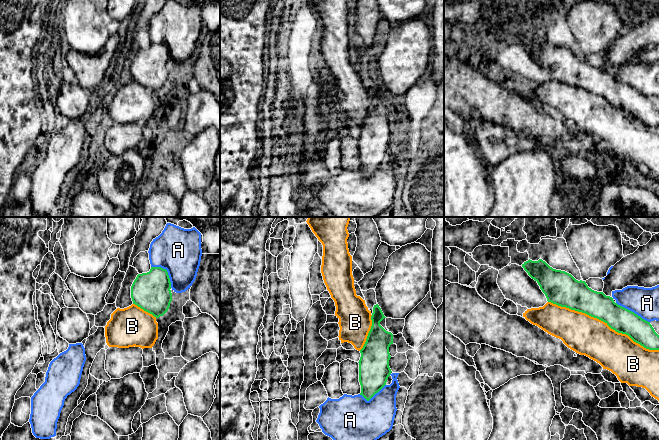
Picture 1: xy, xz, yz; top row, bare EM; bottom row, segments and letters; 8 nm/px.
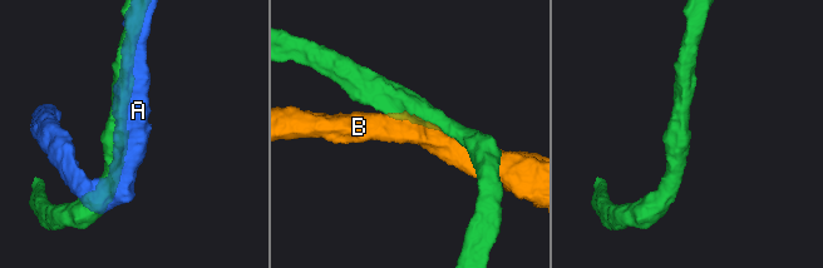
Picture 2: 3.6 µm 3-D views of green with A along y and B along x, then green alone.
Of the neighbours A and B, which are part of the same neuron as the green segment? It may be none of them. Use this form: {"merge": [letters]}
{"merge": ["A"]}

